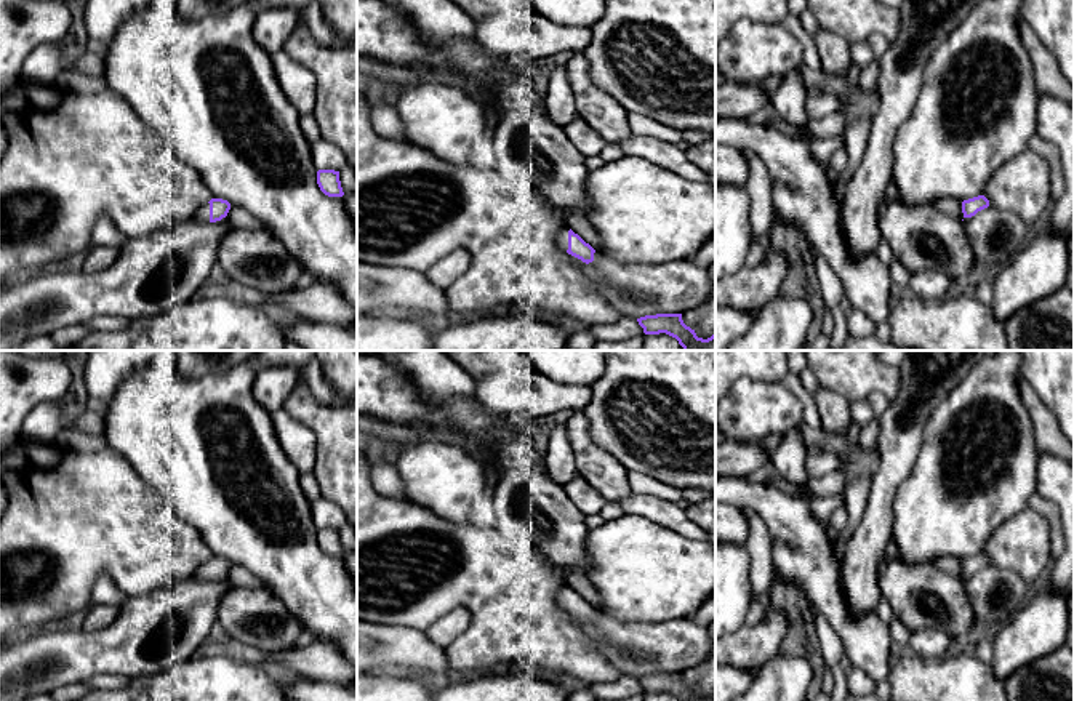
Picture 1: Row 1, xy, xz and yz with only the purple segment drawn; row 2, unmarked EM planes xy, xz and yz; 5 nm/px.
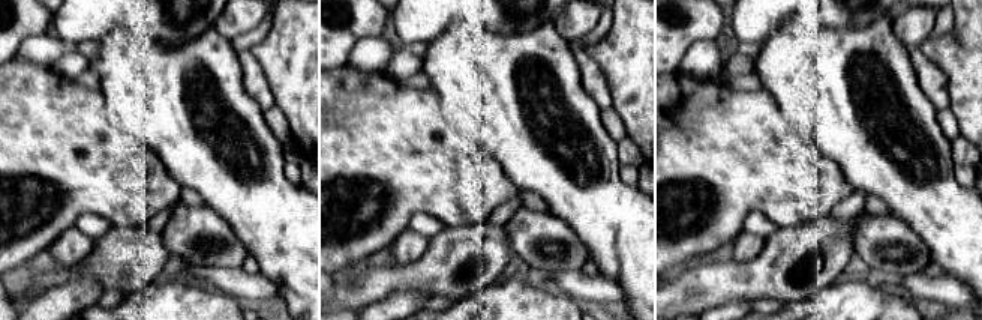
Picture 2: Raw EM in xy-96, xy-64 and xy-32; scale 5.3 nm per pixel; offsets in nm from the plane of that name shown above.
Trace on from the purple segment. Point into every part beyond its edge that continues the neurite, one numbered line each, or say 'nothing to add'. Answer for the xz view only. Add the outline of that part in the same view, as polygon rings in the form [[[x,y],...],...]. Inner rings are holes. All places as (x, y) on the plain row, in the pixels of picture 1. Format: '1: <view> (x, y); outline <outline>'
1: xz (562, 596); outline [[[565,584],[555,595],[557,603],[565,610],[568,608],[568,589],[568,584]]]

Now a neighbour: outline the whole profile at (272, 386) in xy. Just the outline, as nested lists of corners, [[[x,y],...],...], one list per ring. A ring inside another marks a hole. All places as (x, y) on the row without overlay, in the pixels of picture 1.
[[[291,367],[256,368],[253,395],[256,402],[272,415],[283,408],[285,400],[290,397],[298,381],[299,373]]]

